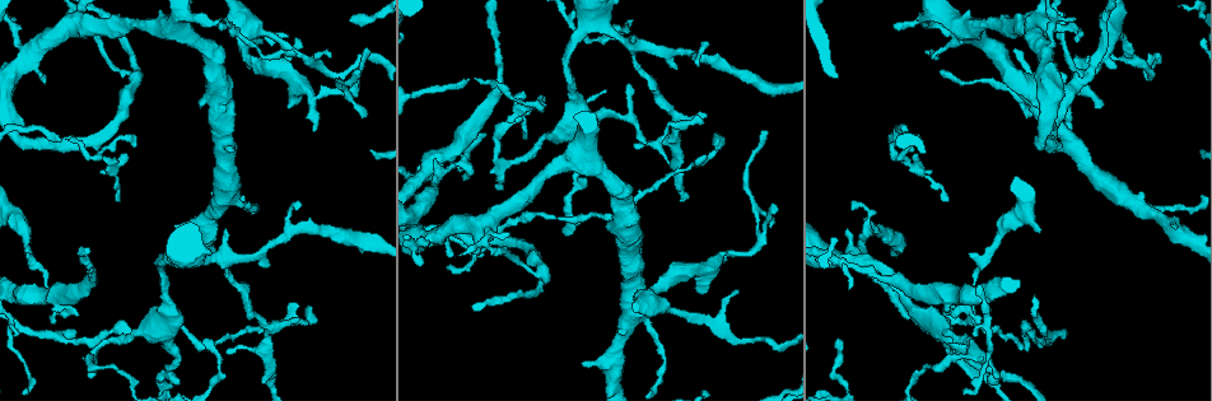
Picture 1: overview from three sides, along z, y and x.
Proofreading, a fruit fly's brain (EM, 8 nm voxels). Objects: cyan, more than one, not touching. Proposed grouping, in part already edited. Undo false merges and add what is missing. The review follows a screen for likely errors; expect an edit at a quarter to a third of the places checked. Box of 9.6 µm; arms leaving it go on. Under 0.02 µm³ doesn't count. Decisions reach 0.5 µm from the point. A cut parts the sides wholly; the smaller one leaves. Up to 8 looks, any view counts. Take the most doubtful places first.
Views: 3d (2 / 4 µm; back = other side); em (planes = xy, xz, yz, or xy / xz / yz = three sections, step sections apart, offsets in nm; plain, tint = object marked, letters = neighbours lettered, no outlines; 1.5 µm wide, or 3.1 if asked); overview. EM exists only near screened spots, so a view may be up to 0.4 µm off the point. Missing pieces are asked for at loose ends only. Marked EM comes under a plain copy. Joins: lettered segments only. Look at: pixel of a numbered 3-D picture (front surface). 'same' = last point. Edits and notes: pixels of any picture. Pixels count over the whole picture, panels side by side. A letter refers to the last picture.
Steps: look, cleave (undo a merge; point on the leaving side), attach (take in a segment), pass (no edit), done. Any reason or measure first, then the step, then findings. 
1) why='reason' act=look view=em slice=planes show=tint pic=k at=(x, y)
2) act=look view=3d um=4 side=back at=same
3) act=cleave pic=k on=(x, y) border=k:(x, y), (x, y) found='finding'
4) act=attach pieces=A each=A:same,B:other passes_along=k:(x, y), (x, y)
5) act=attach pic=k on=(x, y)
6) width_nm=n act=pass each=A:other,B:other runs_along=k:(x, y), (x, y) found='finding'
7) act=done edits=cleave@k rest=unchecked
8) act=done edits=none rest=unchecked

why='free end' act=look view=em slice=yz step=8 show=tint pic=1 at=(313, 129)

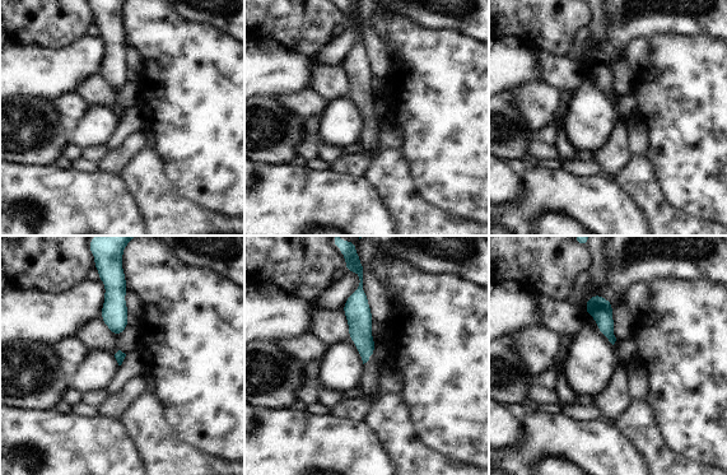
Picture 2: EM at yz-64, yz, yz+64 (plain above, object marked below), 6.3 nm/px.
why='another direction' act=look view=em slice=planes show=letters at=same

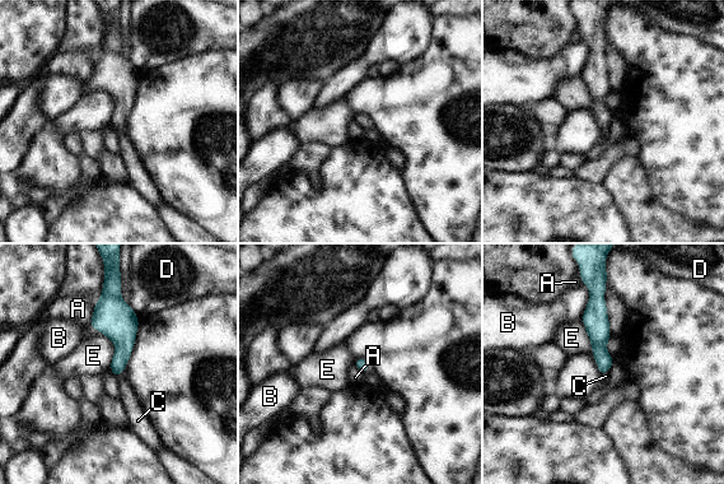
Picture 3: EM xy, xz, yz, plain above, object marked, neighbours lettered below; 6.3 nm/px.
act=attach pieces=C each=A:other,B:other,C:same,D:other,E:other passes_along=3:(122, 333), (121, 372), (131, 404) found='it goes on there'

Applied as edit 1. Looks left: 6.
act=look view=overview

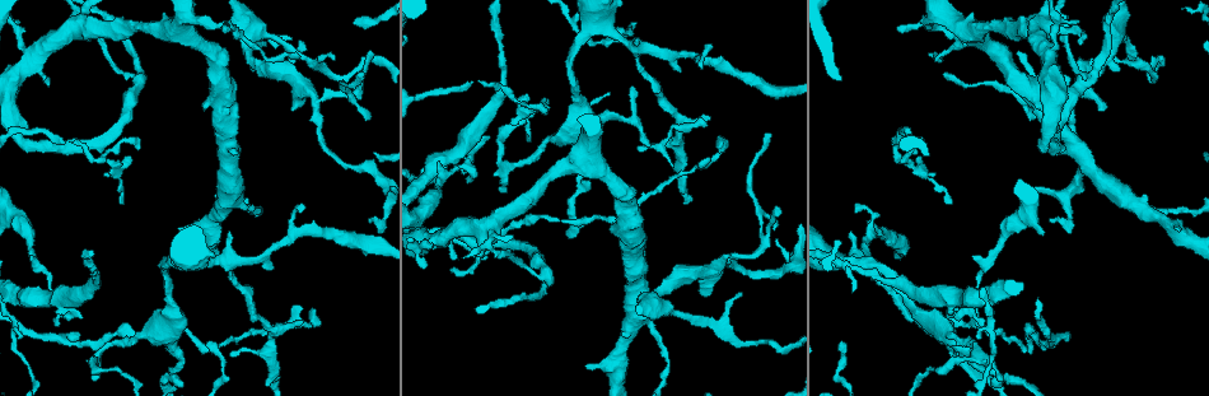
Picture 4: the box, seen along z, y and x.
why='free end' act=look view=em slice=planes show=letters pic=4 at=(369, 219)

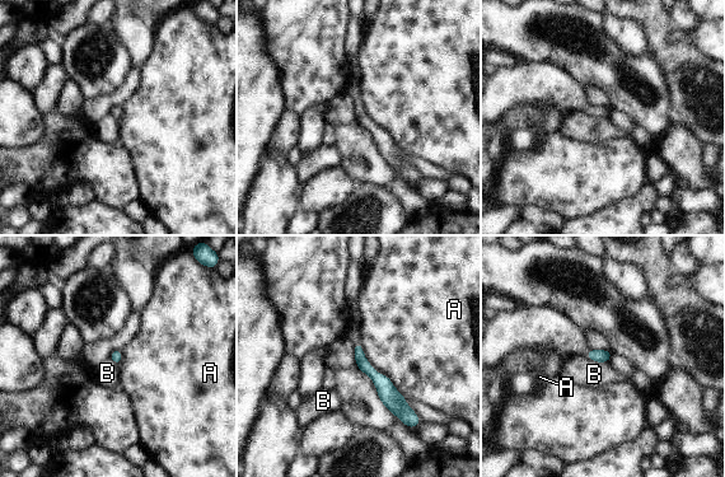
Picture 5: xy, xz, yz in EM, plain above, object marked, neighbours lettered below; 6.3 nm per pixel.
act=pass each=A:other,B:other border=5:(359, 341), (370, 365), (405, 396) found='no lettered segment goes on from it'

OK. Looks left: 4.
why='an open end' act=look view=3d um=4 pic=4 at=(1067, 336)

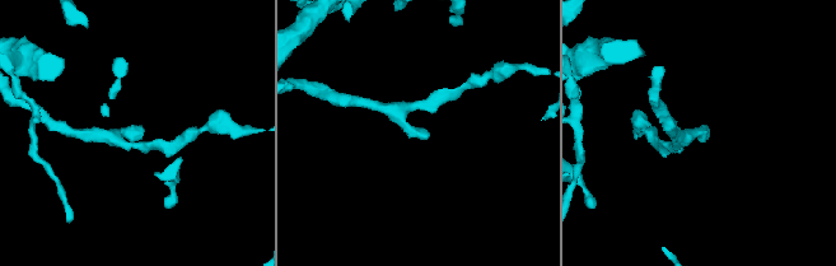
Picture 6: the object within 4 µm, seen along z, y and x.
act=look view=em slice=planes show=letters pic=6 at=(428, 135)

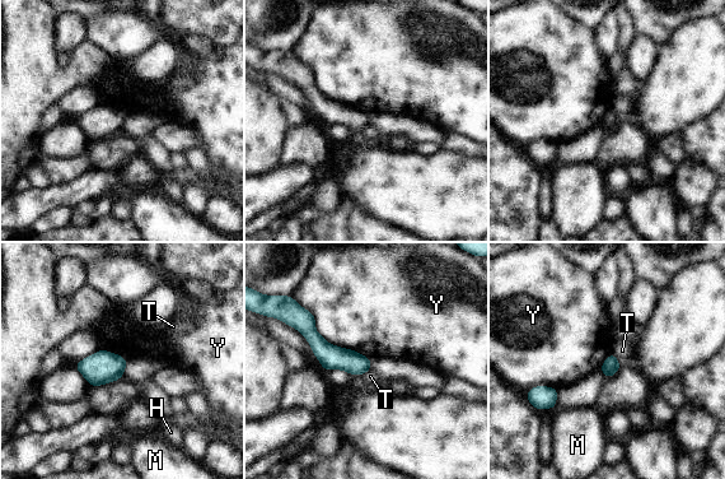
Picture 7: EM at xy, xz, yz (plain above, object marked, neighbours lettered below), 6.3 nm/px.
act=pass each=H:other,M:other,T:other,Y:other border=7:(612, 353), (621, 367) found='none of them fits'

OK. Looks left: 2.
why='sudden change in width' act=look view=em slice=xz step=4 show=tint pic=4 at=(435, 195)

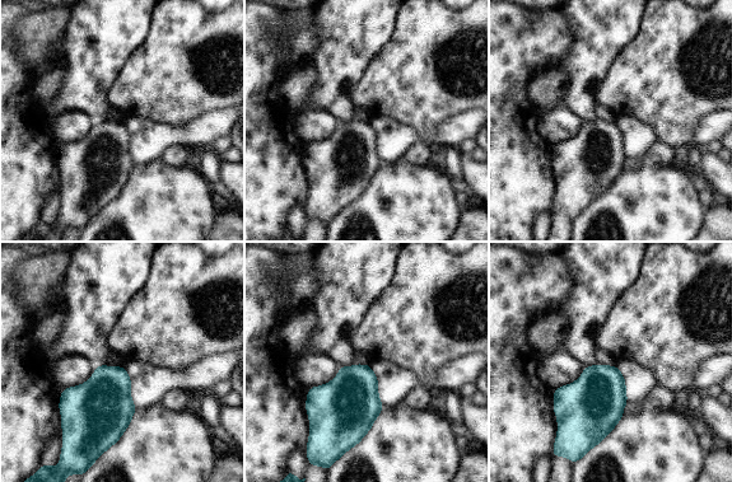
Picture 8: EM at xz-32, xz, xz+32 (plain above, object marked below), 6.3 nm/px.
why='cut it another way' act=look view=em slice=planes show=letters at=same

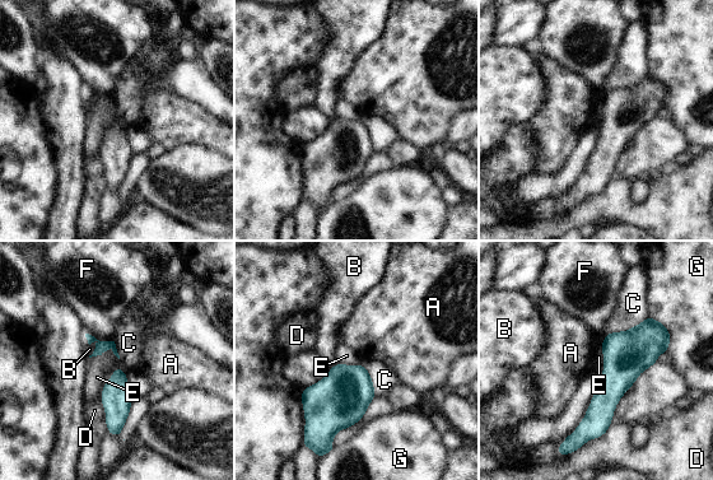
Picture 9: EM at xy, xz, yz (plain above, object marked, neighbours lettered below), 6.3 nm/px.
width_nm=90 act=pass each=A:other,B:other,C:other,D:other,E:other,F:other,G:other runs_along=9:(658, 325), (623, 363), (596, 434) found='all the same neuron'

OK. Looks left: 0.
act=done edits=attach@3 rest=unchecked

